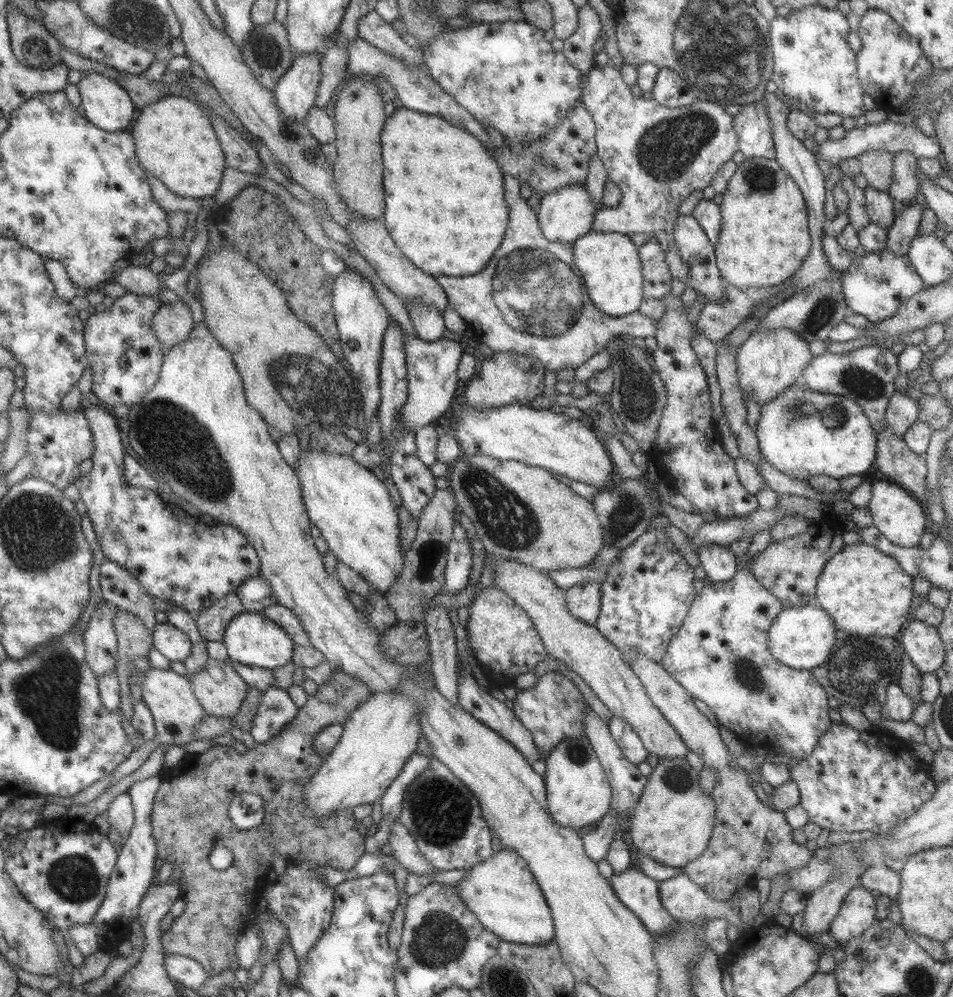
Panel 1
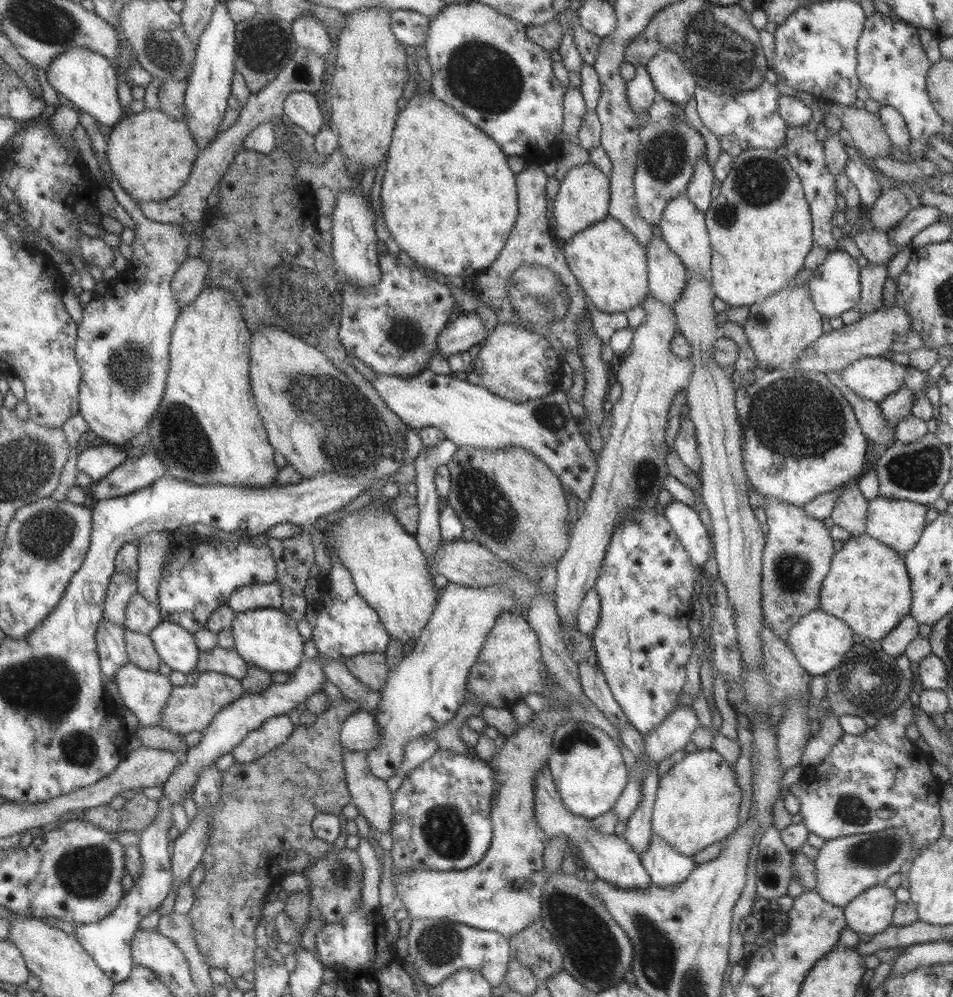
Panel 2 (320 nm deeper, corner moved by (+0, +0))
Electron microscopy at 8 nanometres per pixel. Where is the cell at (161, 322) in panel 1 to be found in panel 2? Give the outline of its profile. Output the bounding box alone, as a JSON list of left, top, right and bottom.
[170,257,207,306]

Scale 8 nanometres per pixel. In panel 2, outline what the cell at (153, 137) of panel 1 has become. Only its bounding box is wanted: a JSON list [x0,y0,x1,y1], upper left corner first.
[105,108,197,204]

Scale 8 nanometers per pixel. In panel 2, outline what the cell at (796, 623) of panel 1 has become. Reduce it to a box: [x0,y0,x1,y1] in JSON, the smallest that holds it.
[787,609,855,677]

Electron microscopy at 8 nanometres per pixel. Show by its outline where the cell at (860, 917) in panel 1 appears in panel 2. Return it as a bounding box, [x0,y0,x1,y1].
[842,885,897,936]

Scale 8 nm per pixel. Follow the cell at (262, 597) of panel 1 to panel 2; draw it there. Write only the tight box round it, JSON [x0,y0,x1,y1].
[226,580,282,612]

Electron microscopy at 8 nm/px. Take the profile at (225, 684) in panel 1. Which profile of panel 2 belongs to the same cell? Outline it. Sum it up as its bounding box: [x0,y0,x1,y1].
[157,672,244,735]

